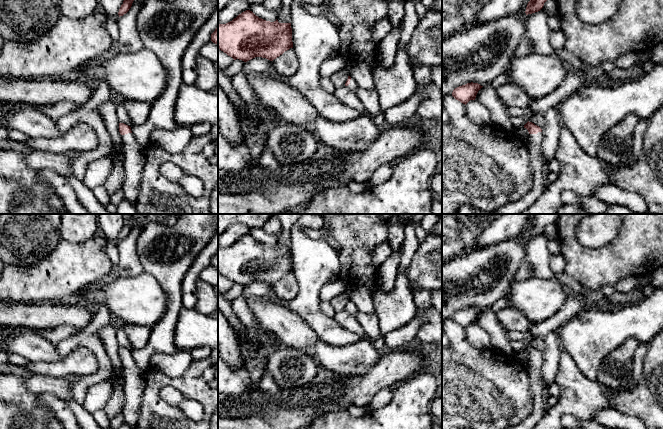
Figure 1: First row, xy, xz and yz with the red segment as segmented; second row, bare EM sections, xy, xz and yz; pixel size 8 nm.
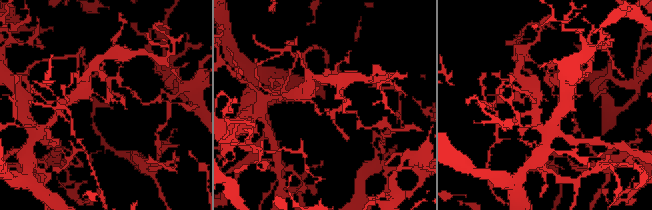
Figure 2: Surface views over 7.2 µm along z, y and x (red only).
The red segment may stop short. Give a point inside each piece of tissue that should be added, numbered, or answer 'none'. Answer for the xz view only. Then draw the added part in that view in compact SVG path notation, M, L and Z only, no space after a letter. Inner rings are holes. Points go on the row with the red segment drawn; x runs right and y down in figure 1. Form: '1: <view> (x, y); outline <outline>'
1: xz (352, 86); outline M351 78L350 80L350 84L348 86L346 86L348 89L350 89L351 91L356 91L359 89L359 87L357 86L355 80L353 78Z

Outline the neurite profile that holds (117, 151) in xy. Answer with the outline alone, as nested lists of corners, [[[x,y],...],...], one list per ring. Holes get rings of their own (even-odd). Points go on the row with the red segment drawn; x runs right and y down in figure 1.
[[[123,144],[113,145],[111,157],[114,161],[123,161]]]

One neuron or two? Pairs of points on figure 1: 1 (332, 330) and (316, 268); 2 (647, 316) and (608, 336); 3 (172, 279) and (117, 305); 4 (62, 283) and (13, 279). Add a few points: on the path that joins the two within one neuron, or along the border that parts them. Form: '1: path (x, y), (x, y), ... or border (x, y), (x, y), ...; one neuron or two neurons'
1: path (317, 315), (312, 310), (312, 283); one neuron
2: path (637, 321), (626, 321), (618, 326); one neuron
3: border (144, 270), (157, 280), (165, 292), (166, 308); two neurons
4: path (50, 283), (25, 283); one neuron

